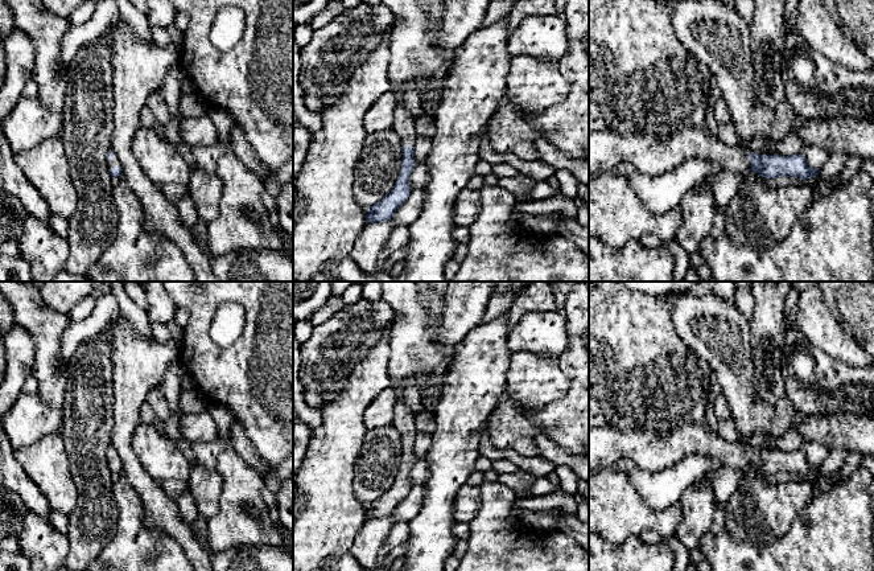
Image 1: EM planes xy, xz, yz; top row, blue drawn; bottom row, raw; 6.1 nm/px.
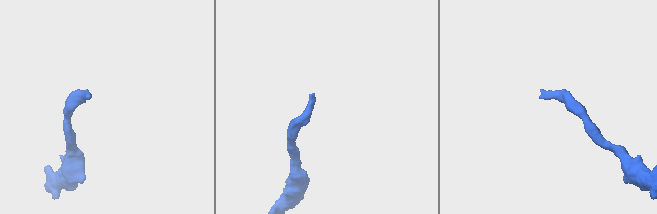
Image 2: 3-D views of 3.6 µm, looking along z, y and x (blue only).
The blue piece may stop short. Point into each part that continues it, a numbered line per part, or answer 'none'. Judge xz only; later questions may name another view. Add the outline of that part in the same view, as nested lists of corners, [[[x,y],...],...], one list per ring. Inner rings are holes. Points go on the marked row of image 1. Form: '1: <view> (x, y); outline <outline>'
1: xz (415, 58); outline [[[382,0],[382,4],[395,16],[388,59],[388,79],[396,96],[391,130],[400,136],[401,145],[413,147],[417,132],[415,118],[405,108],[403,87],[415,85],[419,91],[429,86],[441,89],[450,57],[438,48],[420,0]]]

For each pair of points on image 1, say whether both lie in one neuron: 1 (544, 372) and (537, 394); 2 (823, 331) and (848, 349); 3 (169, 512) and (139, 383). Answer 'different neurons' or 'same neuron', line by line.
1: same neuron
2: same neuron
3: same neuron

